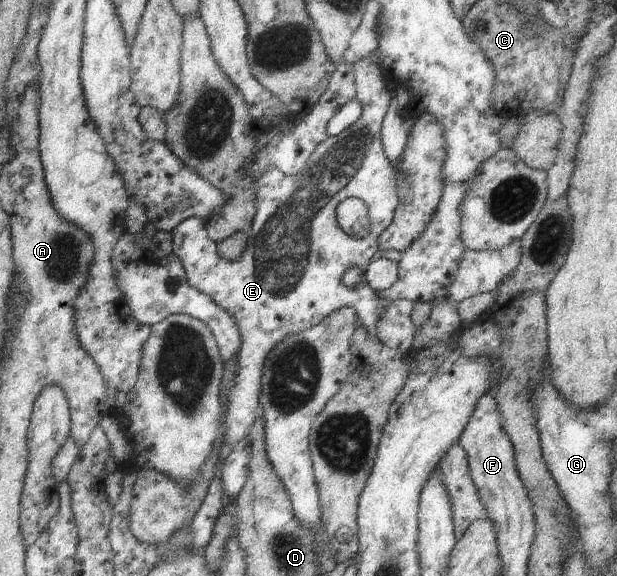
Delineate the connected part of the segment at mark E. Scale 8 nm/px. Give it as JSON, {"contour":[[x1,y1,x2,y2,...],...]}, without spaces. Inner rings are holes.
{"contour":[[372,53,355,63,350,63,354,67,356,85,358,86,356,99,362,105,361,116,354,124,340,134,331,136,327,138,327,141,319,144,308,159,306,168,300,174,288,176,278,167,271,166,260,177,258,181,258,216,255,217,254,225,248,232,249,244,241,259,231,262,219,253,218,243,211,239,206,222,202,218,186,219,173,231,172,256,179,257,183,262,190,284,211,295,220,306,228,309,228,312,235,316,244,341,242,351,237,355,238,371,235,372,233,387,228,391,228,412,226,413,226,432,222,439,224,444,222,445,221,461,218,463,218,472,211,480,206,499,193,517,192,548,203,551,207,547,213,537,217,519,225,511,223,497,227,495,223,485,222,467,233,450,237,449,239,443,244,441,261,415,260,397,263,389,263,374,267,357,275,349,275,346,281,344,290,335,300,334,318,326,333,313,343,311,347,307,355,310,359,315,360,324,365,326,371,335,377,337,379,322,384,311,391,305,391,300,377,295,375,290,369,287,364,276,367,265,382,254,380,237,393,223,396,209,400,204,397,169,387,157,382,142,382,125,394,97,387,87,384,71,375,63],[347,198,362,199,370,208,372,230,369,237,351,237,339,225,338,207],[354,265,359,266,363,272,362,283,357,287,350,288,343,283,343,275]]}

